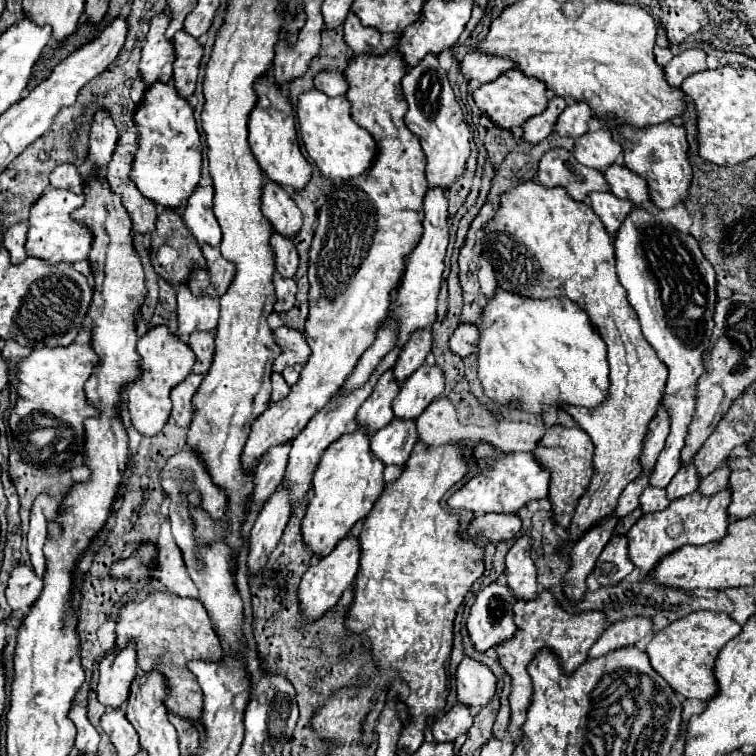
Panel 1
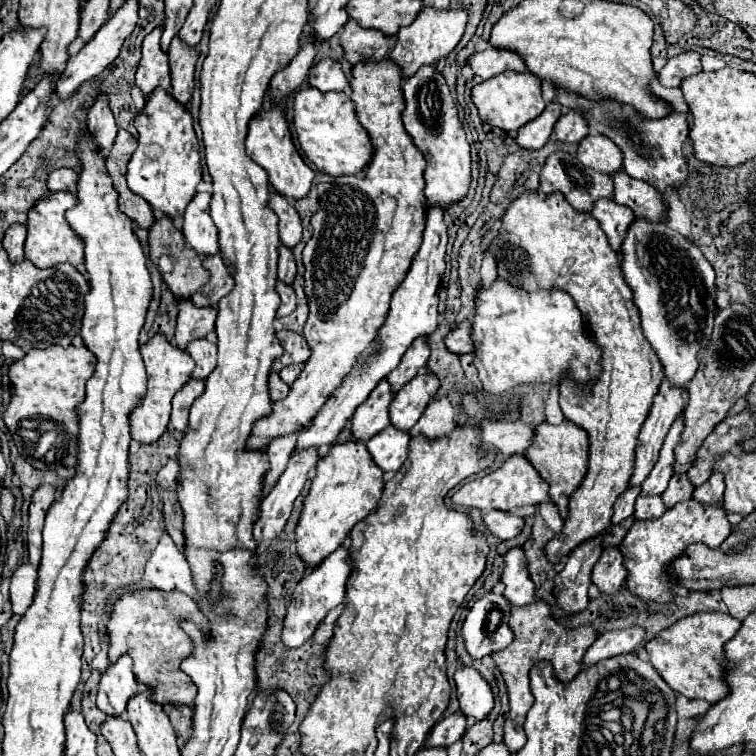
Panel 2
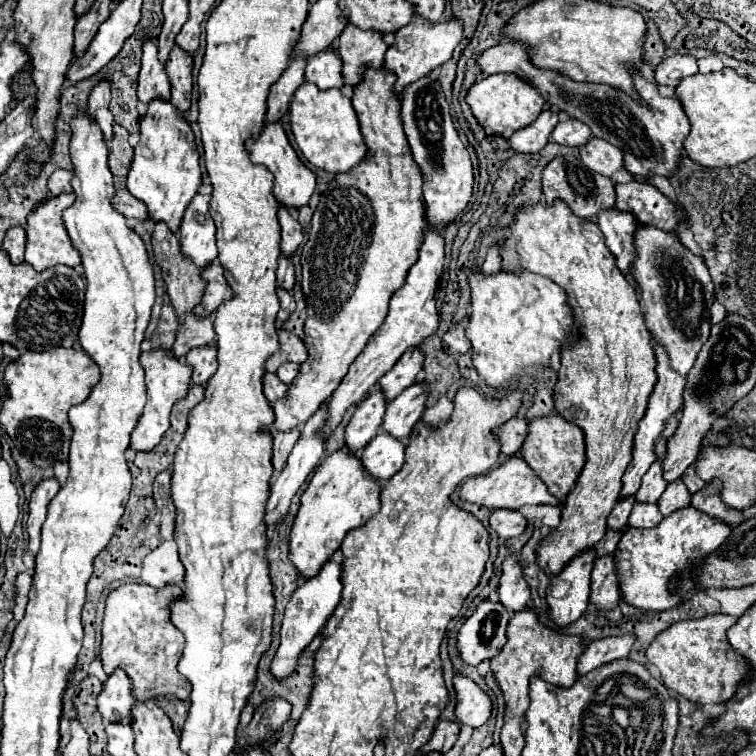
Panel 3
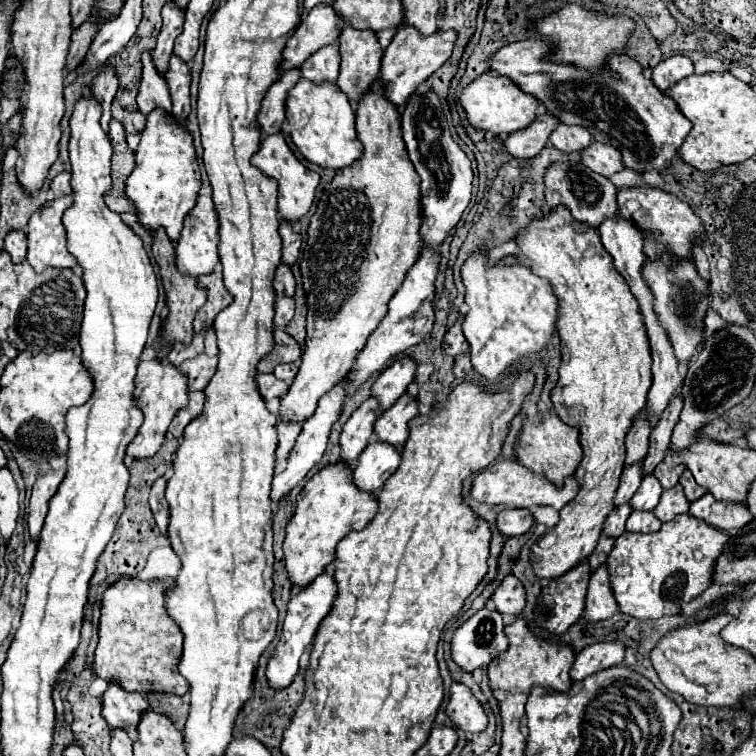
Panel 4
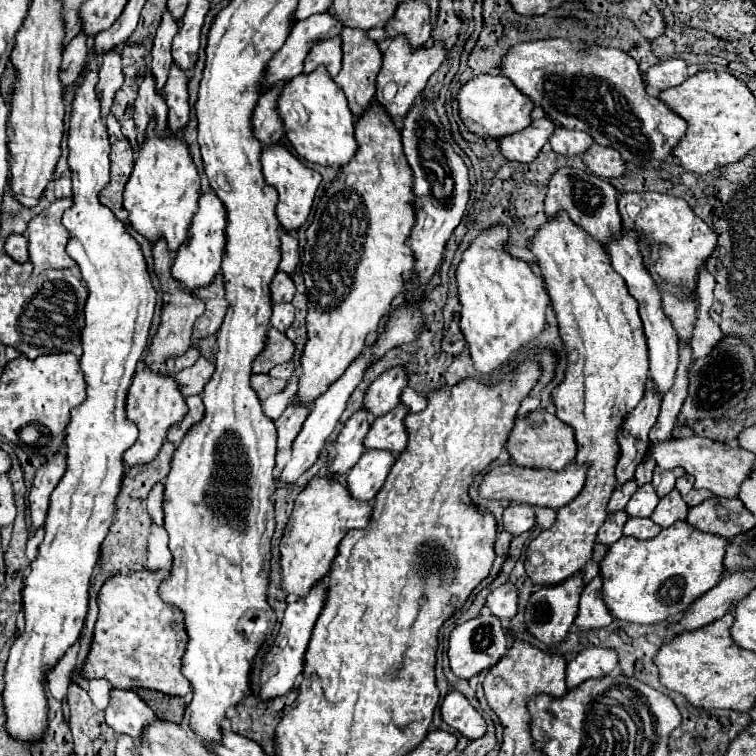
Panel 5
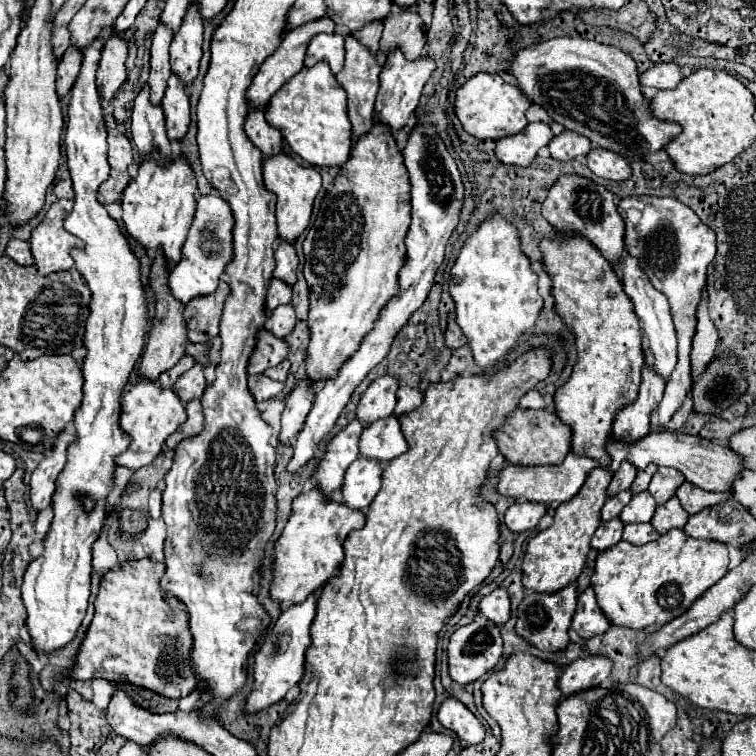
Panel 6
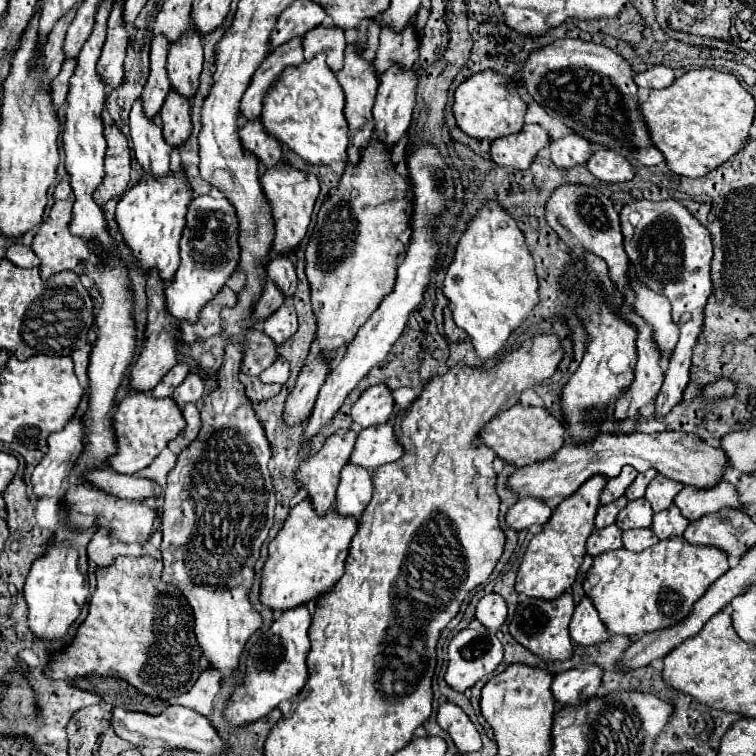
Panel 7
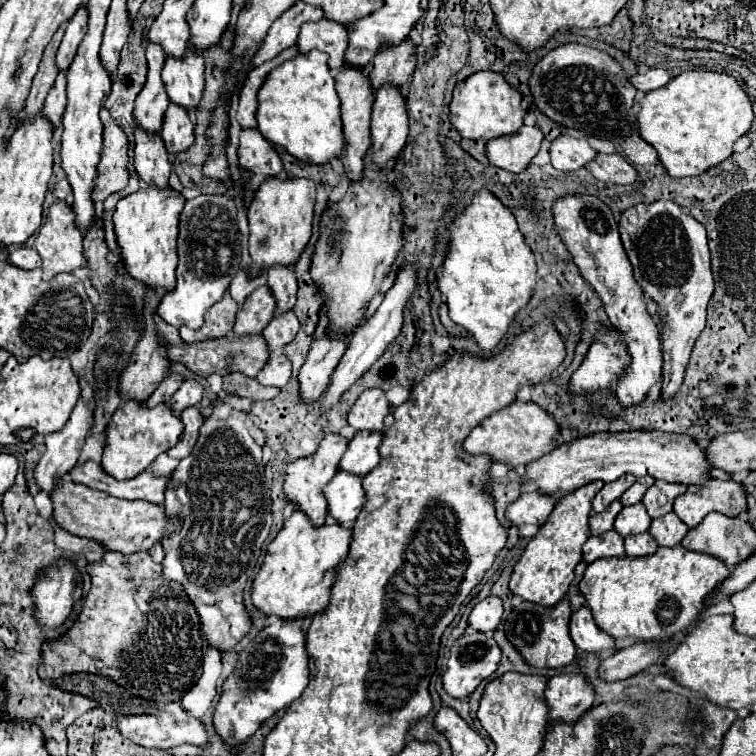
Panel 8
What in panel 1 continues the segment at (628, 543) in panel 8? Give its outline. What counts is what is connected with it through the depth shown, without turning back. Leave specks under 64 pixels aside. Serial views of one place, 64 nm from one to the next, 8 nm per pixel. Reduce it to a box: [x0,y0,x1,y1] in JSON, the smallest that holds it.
[640,488,670,514]

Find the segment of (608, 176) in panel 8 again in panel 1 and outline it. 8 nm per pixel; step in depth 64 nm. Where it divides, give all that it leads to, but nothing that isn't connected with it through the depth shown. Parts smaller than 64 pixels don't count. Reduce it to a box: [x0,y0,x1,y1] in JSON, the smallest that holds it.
[574,130,622,170]

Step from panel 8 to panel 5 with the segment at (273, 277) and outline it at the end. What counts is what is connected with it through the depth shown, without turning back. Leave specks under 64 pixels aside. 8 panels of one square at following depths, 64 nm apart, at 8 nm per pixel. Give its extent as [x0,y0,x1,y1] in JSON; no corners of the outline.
[278,232,300,276]

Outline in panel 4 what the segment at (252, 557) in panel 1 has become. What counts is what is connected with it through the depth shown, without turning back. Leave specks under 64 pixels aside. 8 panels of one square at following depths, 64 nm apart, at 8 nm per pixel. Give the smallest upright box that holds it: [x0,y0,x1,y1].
[272,378,346,508]

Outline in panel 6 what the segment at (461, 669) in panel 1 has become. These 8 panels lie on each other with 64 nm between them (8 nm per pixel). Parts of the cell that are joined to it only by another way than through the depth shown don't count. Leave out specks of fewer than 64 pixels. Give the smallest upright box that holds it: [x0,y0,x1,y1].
[438,698,484,748]

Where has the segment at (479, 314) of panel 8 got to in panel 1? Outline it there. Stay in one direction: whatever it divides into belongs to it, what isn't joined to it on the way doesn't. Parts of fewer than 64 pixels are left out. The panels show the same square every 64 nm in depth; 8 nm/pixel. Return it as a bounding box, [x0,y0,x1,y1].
[476,288,610,414]

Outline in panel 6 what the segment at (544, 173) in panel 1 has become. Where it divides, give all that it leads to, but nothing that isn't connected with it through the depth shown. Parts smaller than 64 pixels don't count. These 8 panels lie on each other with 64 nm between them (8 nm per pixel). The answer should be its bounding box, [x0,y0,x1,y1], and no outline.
[542,176,624,266]

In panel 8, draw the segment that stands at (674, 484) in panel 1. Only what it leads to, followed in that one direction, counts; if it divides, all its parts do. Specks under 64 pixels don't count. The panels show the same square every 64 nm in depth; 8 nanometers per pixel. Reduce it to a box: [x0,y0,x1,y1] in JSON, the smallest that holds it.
[648,512,688,548]

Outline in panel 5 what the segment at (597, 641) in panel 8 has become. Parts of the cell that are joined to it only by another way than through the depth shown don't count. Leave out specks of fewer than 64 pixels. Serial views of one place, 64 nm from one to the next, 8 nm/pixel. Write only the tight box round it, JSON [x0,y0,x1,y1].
[574,576,612,630]

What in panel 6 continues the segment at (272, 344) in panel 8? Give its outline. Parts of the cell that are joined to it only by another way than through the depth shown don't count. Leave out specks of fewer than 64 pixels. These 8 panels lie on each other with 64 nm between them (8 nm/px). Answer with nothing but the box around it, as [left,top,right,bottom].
[264,304,296,338]

